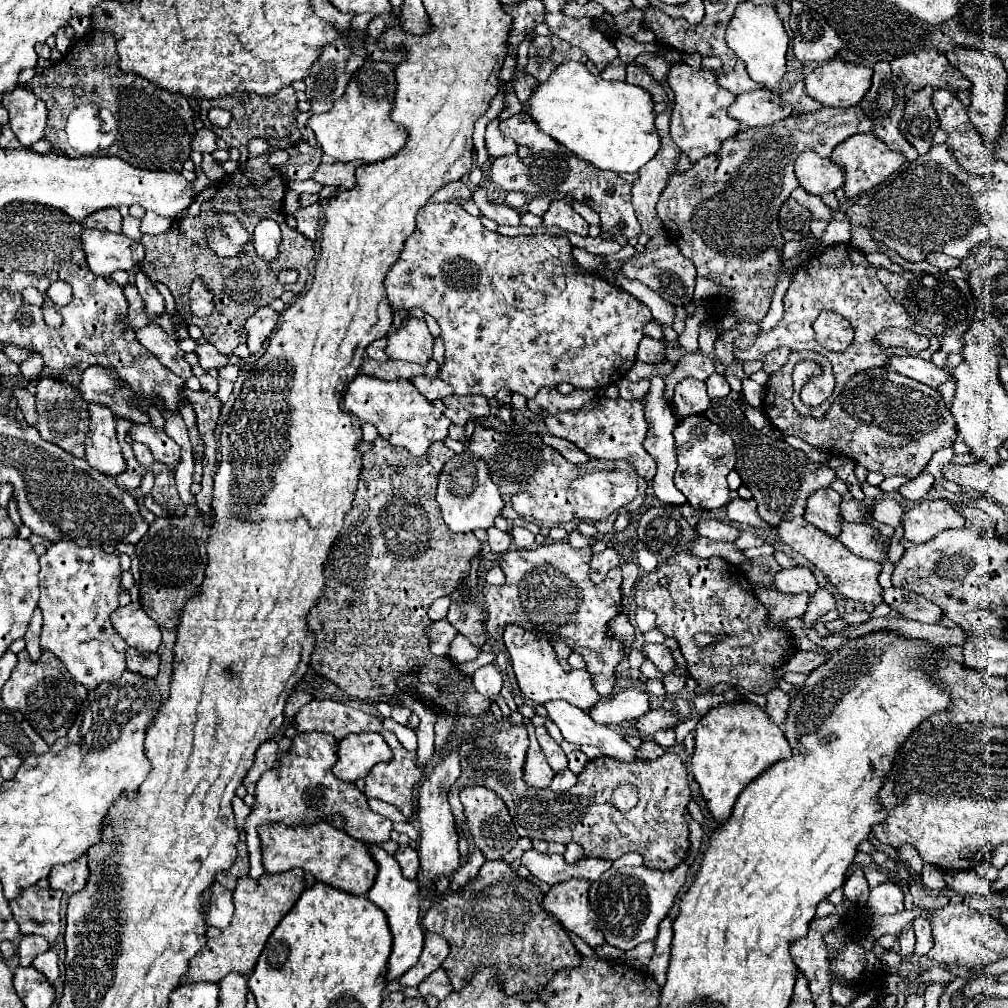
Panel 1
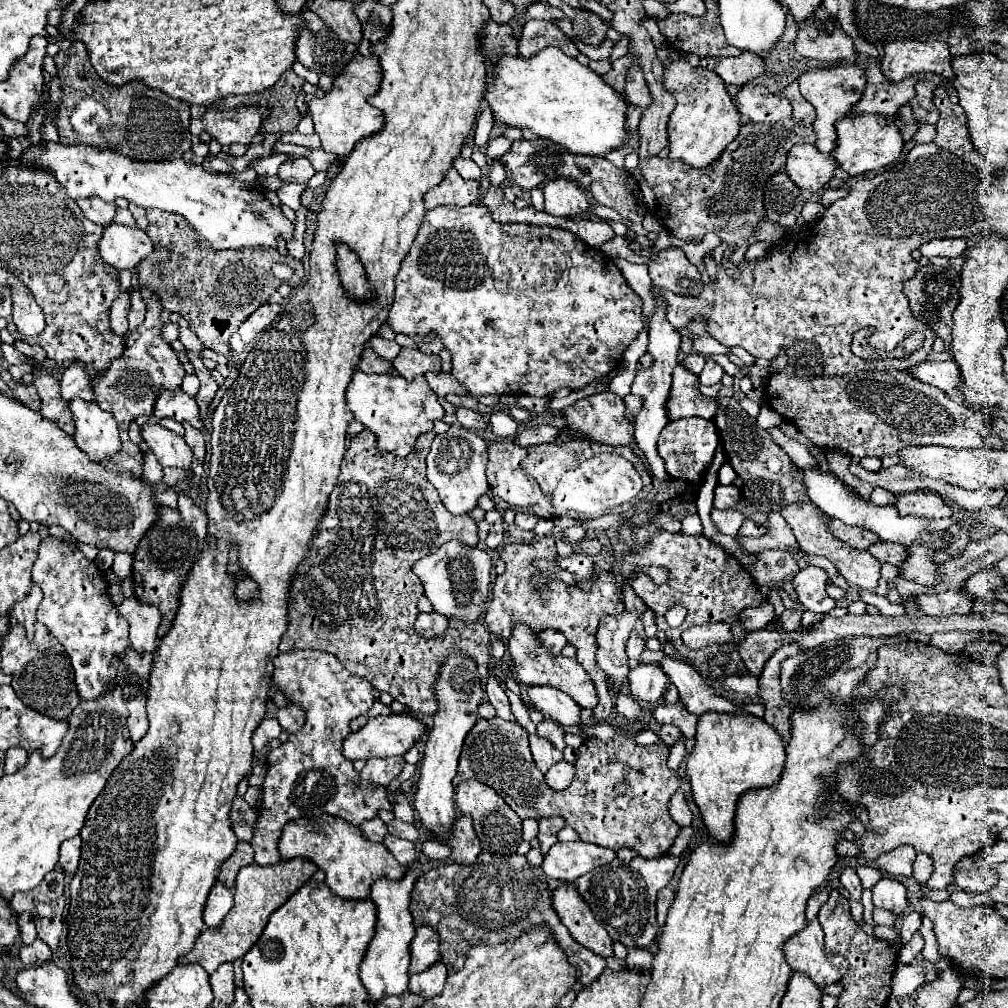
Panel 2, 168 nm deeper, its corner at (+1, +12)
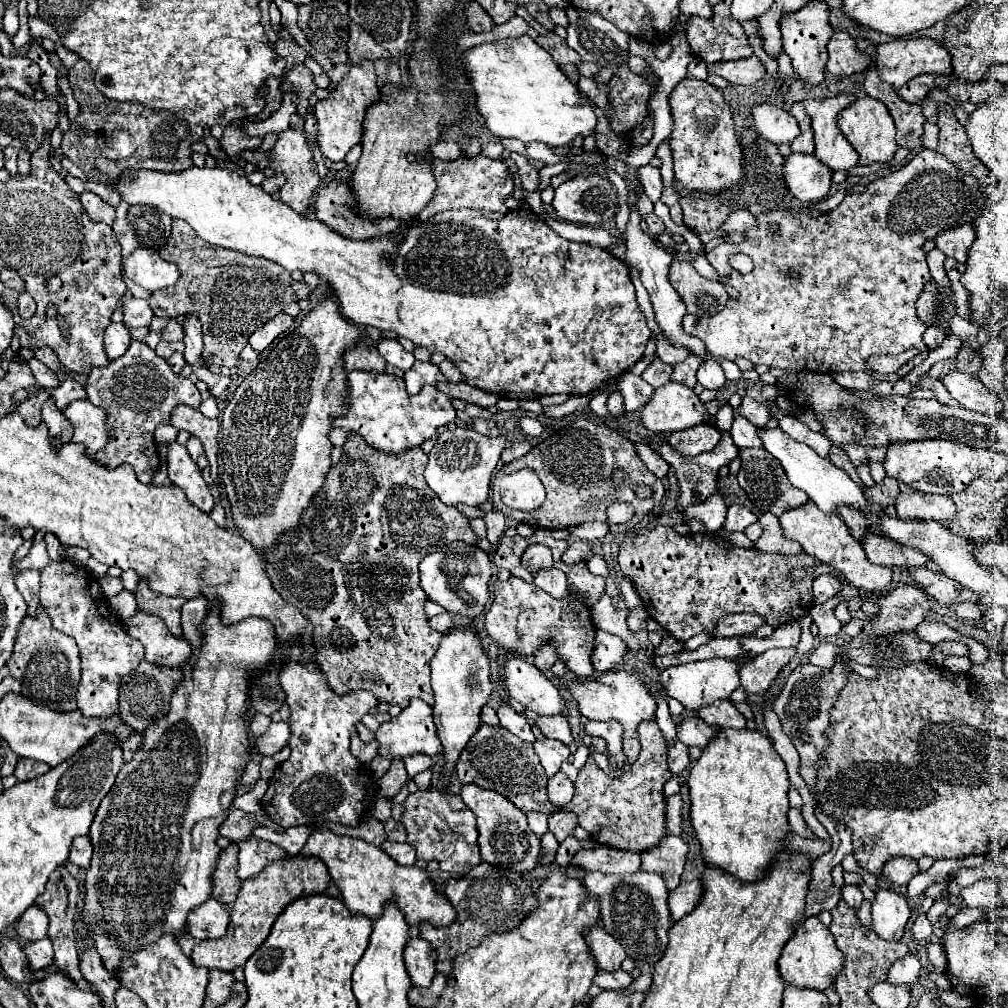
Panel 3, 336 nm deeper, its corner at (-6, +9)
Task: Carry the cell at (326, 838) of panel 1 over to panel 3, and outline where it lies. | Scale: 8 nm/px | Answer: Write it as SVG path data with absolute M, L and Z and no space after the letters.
M325 829L313 831L305 847L301 849L301 855L303 857L315 855L327 865L329 875L339 887L343 903L351 911L351 915L365 915L371 921L375 921L377 917L381 917L383 907L387 903L395 903L405 915L409 927L419 927L421 923L431 923L433 927L445 927L451 925L457 917L453 905L447 901L443 893L435 889L435 885L427 877L427 871L415 865L411 867L397 865L381 847L375 847L363 839L341 837Z

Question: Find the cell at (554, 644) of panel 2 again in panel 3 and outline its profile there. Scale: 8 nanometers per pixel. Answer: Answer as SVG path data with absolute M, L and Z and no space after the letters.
M543 645L541 649L537 649L537 653L533 655L533 665L541 671L549 671L551 665L557 661L557 651L551 645Z

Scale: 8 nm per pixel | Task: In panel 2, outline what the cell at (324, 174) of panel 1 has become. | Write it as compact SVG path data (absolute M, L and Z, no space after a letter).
M296 158L294 162L284 162L278 172L278 176L284 182L300 182L300 184L306 184L314 174L316 170L308 158Z

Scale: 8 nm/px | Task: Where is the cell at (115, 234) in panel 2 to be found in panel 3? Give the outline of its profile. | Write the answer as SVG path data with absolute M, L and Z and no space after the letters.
M139 247L131 253L131 257L123 263L125 275L143 289L159 291L171 287L179 279L179 269L173 263L167 263L159 257L155 249Z

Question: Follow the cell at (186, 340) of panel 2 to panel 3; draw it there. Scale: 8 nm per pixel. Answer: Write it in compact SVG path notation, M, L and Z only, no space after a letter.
M171 319L161 333L163 333L163 337L161 337L163 341L179 341L179 339L183 339L183 325L177 323L175 319Z

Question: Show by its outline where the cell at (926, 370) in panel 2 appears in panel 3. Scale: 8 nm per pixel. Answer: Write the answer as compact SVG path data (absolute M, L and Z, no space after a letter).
M949 373L941 379L951 397L955 397L965 409L989 415L989 417L1001 417L1003 403L975 377L967 373Z

